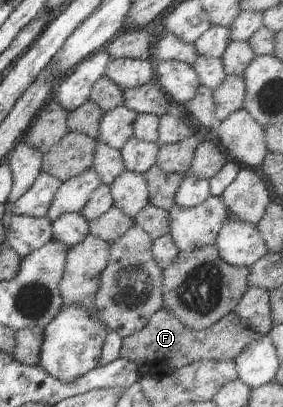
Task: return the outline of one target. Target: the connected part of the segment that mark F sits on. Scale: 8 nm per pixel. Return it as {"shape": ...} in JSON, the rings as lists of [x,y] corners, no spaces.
{"shape":[[[163,307],[150,316],[148,325],[142,331],[124,338],[120,358],[127,359],[138,366],[152,365],[152,363],[168,359],[170,365],[176,368],[204,360],[228,361],[234,360],[234,357],[244,351],[244,347],[248,347],[252,341],[260,337],[263,335],[252,331],[246,325],[246,321],[240,321],[240,317],[234,315],[234,312],[225,315],[206,329],[194,331]]]}

